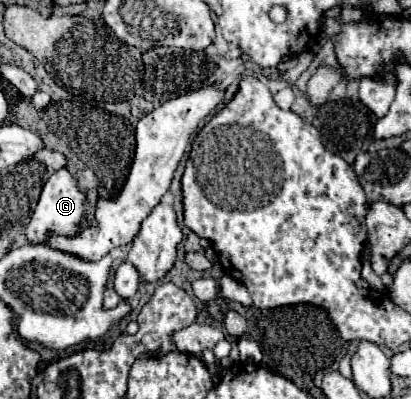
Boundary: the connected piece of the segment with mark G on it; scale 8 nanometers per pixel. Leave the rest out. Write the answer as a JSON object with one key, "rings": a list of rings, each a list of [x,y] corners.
{"rings":[[[62,167],[62,169],[54,171],[50,175],[50,179],[46,181],[46,185],[42,187],[38,205],[26,227],[26,239],[30,243],[38,245],[38,243],[48,241],[48,233],[62,235],[62,237],[74,237],[82,231],[84,221],[86,221],[86,193],[78,187],[76,177],[66,167]]]}

